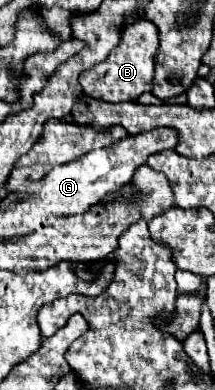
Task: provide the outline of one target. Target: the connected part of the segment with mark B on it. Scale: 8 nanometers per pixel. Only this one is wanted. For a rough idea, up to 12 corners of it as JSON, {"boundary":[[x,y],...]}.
{"boundary":[[125,26],[121,44],[79,78],[87,96],[133,102],[151,92],[159,30]]}

